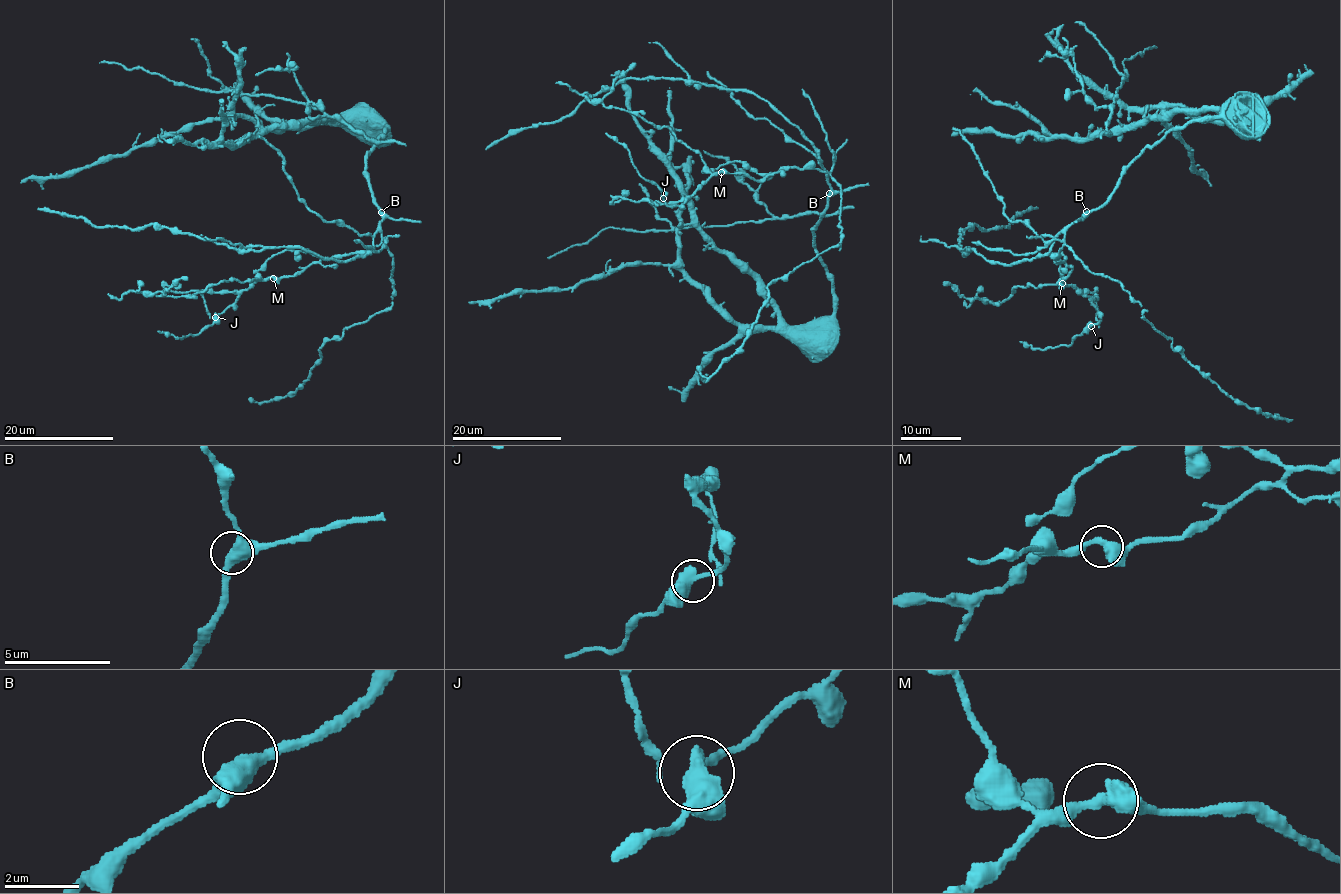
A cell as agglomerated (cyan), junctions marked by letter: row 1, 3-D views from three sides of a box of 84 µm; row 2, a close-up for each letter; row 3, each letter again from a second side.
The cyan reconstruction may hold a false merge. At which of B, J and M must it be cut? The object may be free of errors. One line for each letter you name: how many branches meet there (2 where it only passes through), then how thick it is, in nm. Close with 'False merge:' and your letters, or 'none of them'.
False merge: none of them

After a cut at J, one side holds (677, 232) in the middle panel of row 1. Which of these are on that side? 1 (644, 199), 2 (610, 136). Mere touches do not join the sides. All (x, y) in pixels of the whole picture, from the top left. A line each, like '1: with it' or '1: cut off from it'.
1: with it
2: cut off from it

